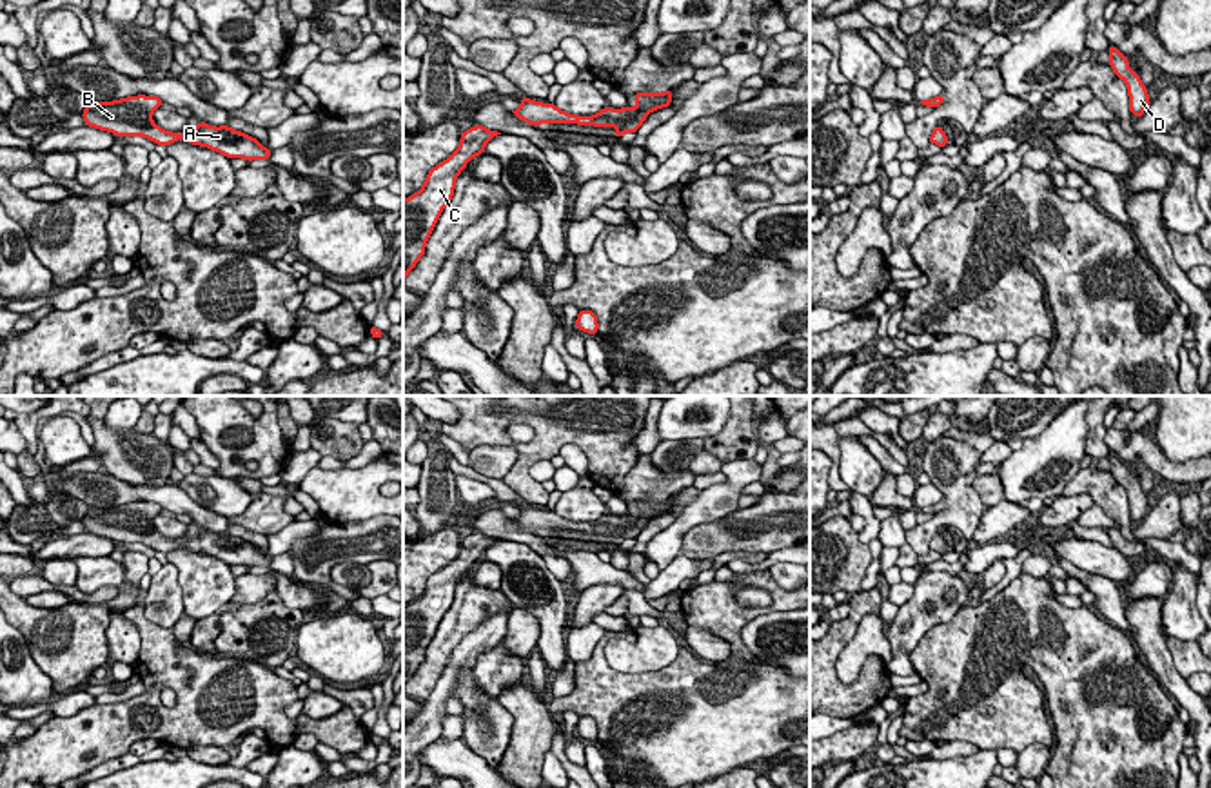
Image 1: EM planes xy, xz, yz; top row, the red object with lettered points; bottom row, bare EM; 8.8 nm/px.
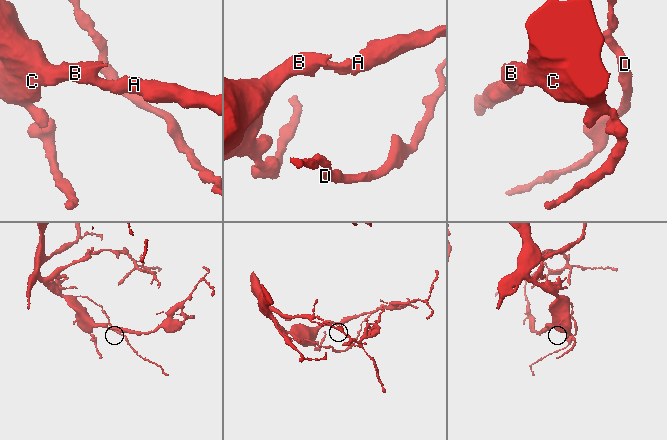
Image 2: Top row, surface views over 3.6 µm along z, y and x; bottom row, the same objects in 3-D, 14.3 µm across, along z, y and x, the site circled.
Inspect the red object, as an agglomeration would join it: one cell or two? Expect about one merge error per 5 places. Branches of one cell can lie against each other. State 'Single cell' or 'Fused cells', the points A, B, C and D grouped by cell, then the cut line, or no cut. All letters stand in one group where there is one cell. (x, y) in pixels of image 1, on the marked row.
Single cell. Groups: A B C D. No split

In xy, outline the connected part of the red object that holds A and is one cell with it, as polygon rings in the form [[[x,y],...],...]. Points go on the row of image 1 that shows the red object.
[[[127,96],[114,102],[91,102],[82,116],[85,125],[109,131],[116,136],[143,136],[158,145],[171,145],[185,138],[192,145],[212,149],[227,158],[269,160],[271,149],[256,138],[227,125],[214,127],[200,120],[185,134],[169,133],[153,122],[153,113],[162,105],[158,96]]]

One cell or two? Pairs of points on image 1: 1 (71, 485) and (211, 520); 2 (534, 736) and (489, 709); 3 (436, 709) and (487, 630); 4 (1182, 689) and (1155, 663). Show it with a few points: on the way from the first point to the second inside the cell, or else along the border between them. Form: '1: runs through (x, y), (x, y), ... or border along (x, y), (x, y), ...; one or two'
1: runs through (106, 492), (166, 494), (177, 500); one
2: border along (496, 699), (512, 716), (511, 741), (498, 763); two
3: runs through (443, 689), (454, 665), (469, 650); one
4: runs through (1175, 683), (1162, 670); one

